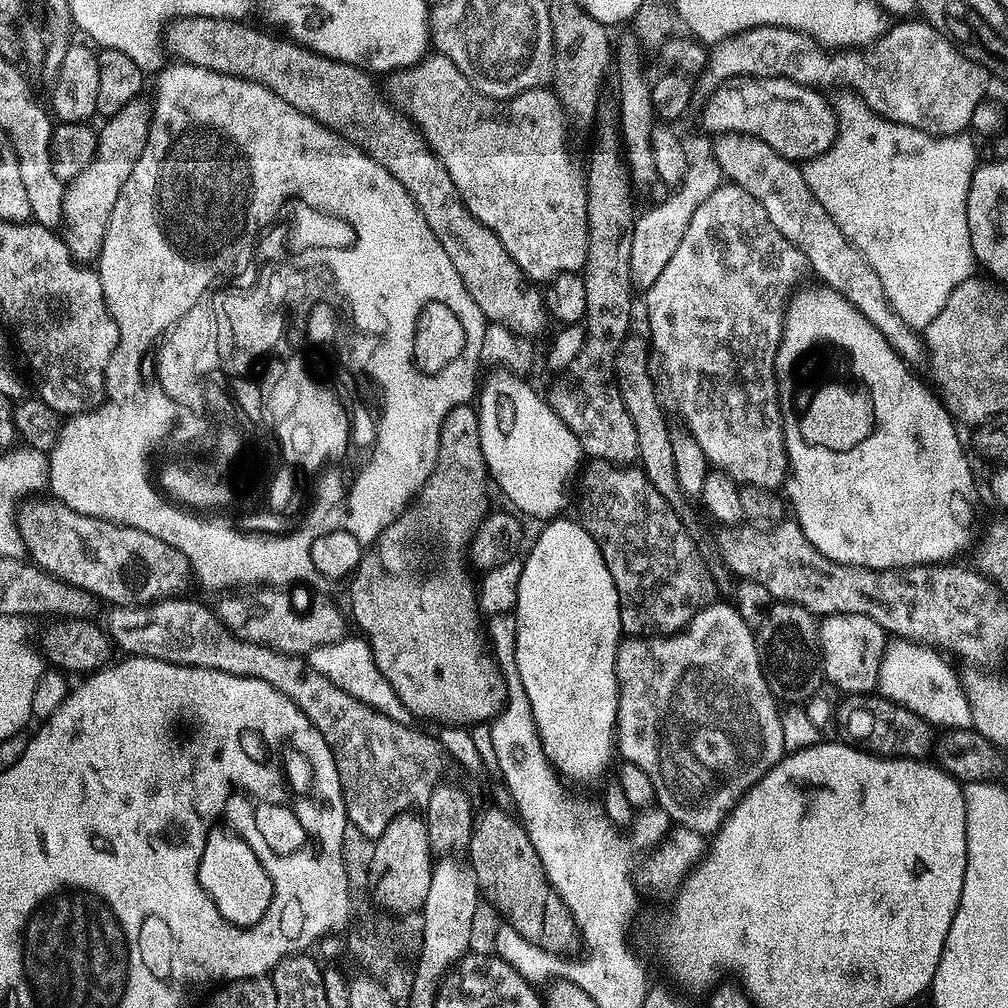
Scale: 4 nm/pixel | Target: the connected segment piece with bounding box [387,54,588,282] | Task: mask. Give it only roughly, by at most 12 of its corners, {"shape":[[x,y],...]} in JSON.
{"shape":[[391,73],[462,202],[529,280],[588,258],[588,181],[541,86]]}

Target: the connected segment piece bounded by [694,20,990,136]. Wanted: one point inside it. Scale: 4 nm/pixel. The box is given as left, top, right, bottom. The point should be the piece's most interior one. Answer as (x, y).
(914, 75)

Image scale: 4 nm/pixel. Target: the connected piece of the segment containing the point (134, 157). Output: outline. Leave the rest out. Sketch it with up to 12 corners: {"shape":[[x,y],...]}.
{"shape":[[140,98],[103,121],[94,162],[65,189],[66,243],[99,257],[146,146]]}

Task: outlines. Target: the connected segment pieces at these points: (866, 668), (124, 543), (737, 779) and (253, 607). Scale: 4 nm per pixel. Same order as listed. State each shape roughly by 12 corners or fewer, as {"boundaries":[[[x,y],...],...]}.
{"boundaries":[[[874,618],[819,621],[820,654],[840,694],[877,691],[890,643]],[[47,499],[18,519],[31,563],[112,606],[179,593],[162,538]],[[757,633],[624,638],[616,746],[715,834],[786,754]],[[283,587],[228,590],[214,612],[239,640],[307,657],[346,636],[340,608],[295,612]]]}

